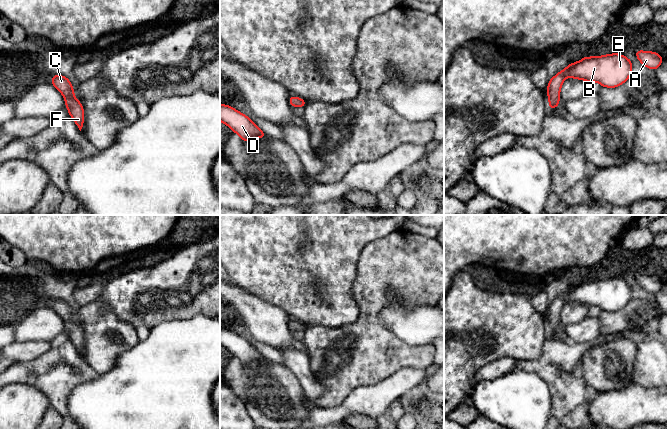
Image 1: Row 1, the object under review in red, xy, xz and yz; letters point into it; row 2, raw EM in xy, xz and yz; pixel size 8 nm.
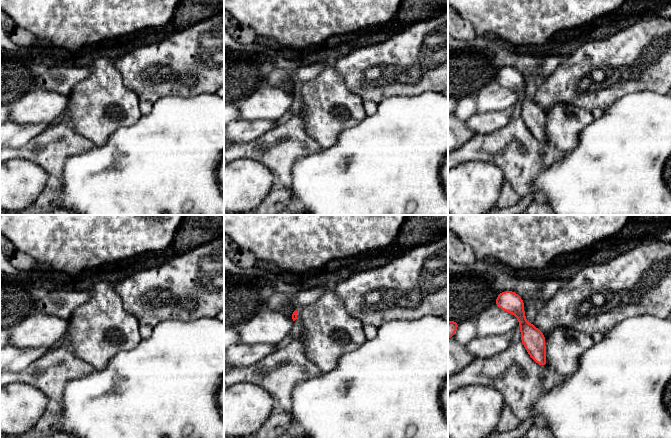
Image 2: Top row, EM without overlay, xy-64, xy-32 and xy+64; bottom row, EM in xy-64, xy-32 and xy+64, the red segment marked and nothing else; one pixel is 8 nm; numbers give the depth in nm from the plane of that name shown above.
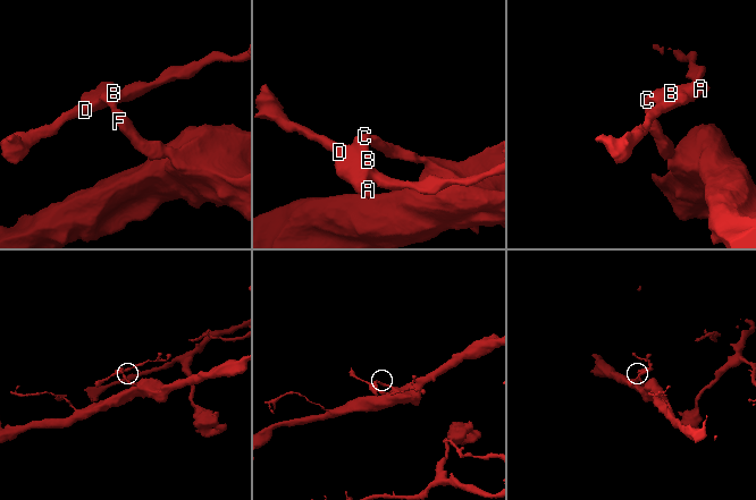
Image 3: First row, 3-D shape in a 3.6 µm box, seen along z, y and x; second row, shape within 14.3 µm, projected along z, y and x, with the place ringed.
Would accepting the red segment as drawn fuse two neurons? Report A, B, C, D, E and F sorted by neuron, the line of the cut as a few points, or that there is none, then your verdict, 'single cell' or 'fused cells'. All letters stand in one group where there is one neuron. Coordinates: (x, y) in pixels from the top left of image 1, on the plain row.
A B C D E F; no cut; single cell

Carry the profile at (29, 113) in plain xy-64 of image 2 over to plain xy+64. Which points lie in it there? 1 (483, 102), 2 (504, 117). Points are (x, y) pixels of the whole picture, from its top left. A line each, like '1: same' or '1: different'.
1: same
2: different

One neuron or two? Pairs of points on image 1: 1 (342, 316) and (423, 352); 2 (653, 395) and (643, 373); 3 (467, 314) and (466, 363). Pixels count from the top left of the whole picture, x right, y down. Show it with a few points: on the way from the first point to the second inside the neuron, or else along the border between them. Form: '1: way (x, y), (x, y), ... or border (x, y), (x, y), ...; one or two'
1: border (354, 297), (358, 317), (348, 324), (331, 327); two
2: border (632, 382), (647, 387), (656, 387); two
3: way (467, 326), (466, 351); one

